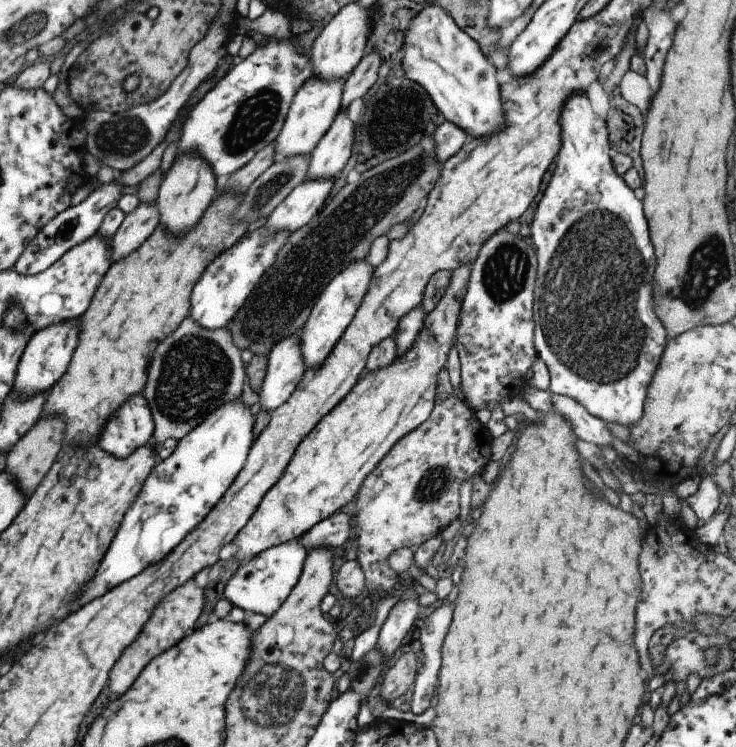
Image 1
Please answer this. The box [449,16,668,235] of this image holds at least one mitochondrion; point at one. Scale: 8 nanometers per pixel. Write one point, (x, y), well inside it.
(599, 47)

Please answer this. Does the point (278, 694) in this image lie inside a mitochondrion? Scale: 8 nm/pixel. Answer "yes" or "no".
yes

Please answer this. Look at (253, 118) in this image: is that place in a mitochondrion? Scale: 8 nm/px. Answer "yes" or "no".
yes

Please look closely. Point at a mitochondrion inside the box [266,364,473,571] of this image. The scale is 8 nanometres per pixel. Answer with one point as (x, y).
(435, 481)

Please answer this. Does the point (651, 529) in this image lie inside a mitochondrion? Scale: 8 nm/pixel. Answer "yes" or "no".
no

